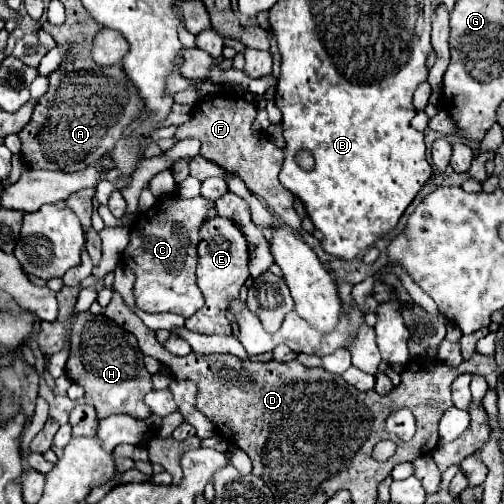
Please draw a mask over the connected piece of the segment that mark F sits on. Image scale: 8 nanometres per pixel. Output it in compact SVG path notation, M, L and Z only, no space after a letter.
M215 96L211 100L203 100L195 106L195 112L189 122L181 124L175 138L199 138L201 140L201 156L219 164L231 174L237 174L245 186L255 194L261 196L267 206L293 230L307 234L301 226L301 218L293 208L293 196L287 192L279 180L277 174L283 164L283 150L271 144L269 136L265 132L255 132L253 122L257 116L255 104L243 100L243 98L229 98L229 96Z

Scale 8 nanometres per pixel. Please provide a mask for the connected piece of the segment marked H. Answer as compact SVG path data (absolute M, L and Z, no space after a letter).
M63 288L57 292L58 316L55 322L41 322L39 346L45 354L55 354L65 346L65 334L71 330L71 354L67 362L67 376L85 388L85 402L93 404L99 418L109 418L113 414L129 414L133 418L145 420L151 412L143 404L143 396L153 390L151 374L145 370L143 352L131 332L117 326L103 314L95 316L91 312L75 314L73 306L79 288Z

